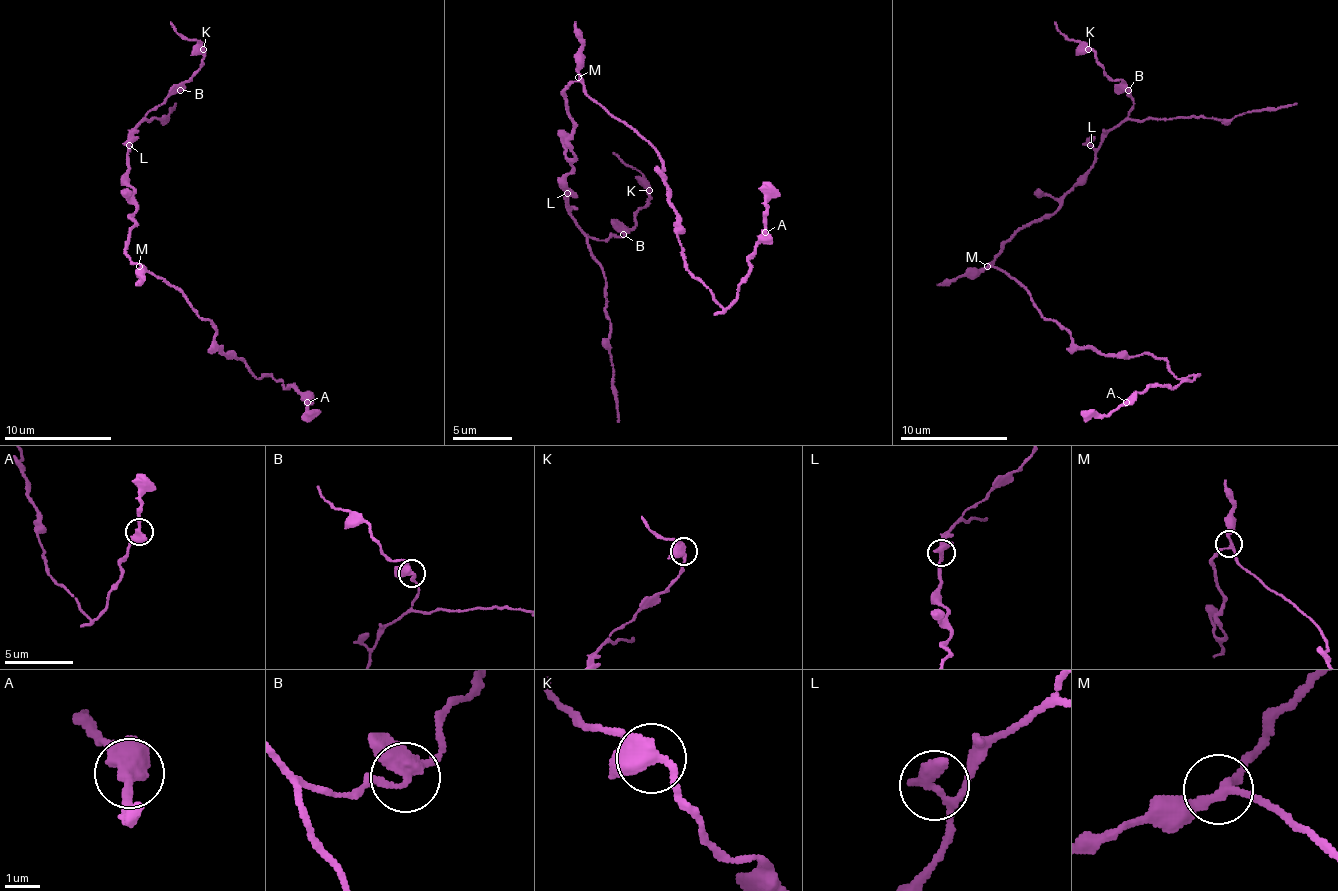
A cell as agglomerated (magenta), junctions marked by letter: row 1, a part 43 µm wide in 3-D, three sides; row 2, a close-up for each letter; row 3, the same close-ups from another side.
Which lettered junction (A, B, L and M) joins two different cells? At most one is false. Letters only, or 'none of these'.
none of these

